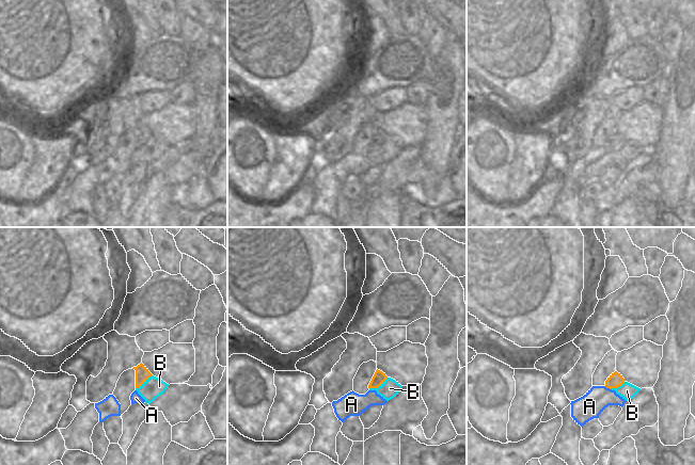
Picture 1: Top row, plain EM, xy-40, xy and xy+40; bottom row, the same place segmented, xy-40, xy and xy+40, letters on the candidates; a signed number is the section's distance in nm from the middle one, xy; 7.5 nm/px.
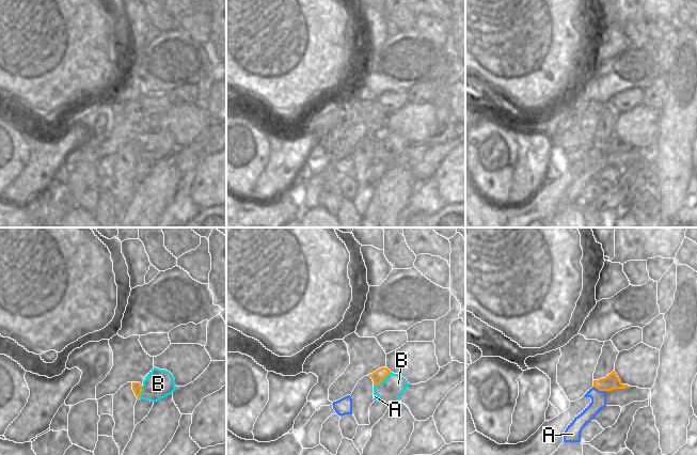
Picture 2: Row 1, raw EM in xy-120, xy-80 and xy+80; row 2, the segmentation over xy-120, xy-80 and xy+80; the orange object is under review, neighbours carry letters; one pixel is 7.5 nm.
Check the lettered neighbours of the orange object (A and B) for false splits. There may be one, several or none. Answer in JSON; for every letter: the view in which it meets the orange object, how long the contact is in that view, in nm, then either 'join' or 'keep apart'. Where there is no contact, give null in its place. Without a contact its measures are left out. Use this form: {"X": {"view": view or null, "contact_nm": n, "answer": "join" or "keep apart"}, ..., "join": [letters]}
{"A": {"view": "xy+40", "contact_nm": 50, "answer": "keep apart"}, "B": {"view": "xy", "contact_nm": 170, "answer": "keep apart"}, "join": []}

